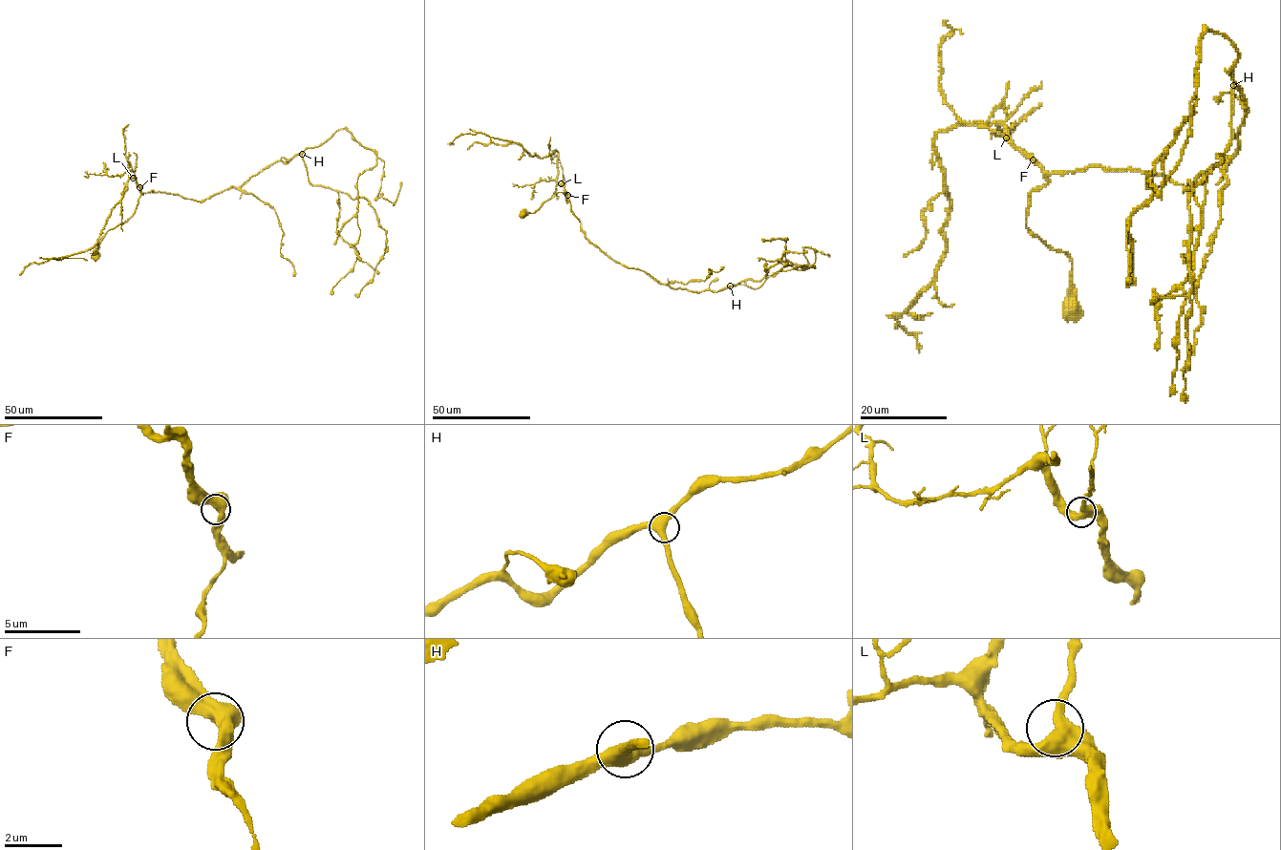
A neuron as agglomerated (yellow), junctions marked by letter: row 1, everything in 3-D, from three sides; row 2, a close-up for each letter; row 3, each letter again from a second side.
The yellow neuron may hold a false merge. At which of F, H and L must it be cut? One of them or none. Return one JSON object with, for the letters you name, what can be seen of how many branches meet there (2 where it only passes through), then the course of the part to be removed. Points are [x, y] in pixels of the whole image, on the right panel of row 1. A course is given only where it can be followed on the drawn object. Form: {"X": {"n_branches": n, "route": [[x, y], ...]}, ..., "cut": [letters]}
{"cut": []}

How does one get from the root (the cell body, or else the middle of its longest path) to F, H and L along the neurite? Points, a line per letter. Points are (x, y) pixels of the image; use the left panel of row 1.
F: (96, 255), (103, 236), (132, 215), (140, 195), (139, 187)
H: (96, 255), (103, 236), (132, 215), (143, 193), (202, 201), (239, 188), (269, 165), (302, 154)
L: (96, 255), (103, 236), (124, 223), (135, 211), (140, 191), (133, 178)

